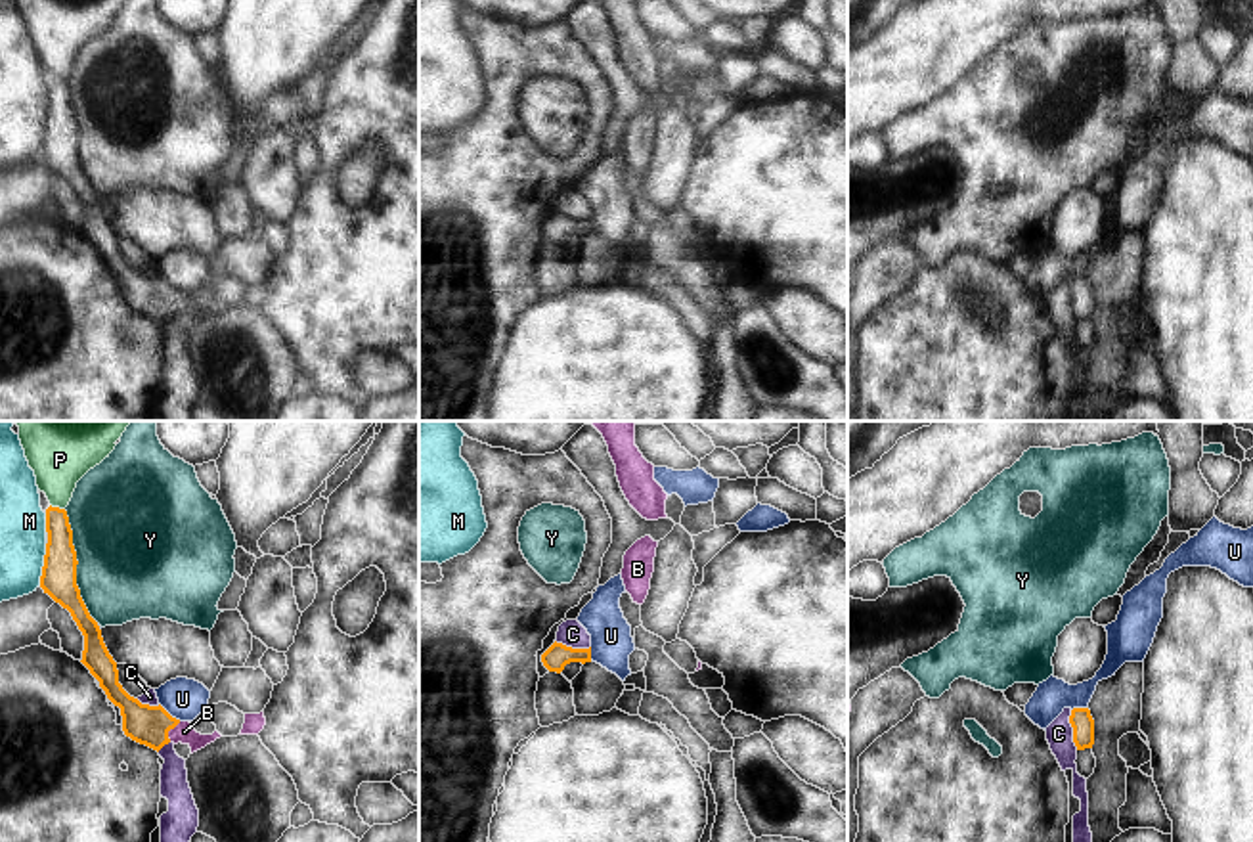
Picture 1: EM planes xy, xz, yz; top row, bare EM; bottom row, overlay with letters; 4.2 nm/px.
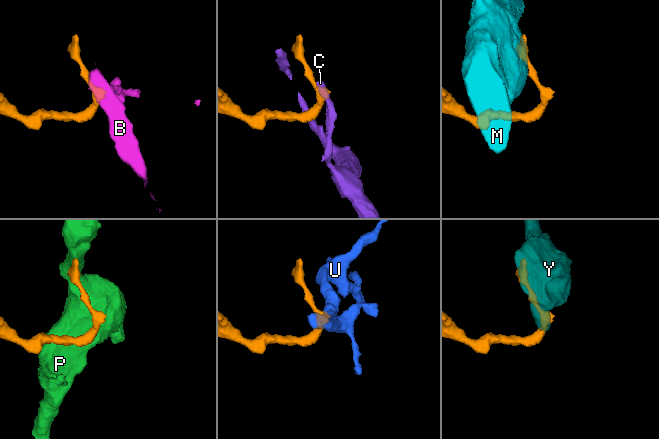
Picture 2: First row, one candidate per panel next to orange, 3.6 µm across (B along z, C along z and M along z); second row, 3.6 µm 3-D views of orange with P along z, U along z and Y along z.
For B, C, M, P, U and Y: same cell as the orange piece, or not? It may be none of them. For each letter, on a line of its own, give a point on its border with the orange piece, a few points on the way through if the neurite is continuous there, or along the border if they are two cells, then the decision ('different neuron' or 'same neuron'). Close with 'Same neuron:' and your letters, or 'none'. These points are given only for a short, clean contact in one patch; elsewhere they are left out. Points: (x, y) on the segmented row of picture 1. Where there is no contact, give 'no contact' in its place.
B: xy (169, 730) | across xy (150, 726), (169, 730), (184, 731) | same neuron
C: yz (1074, 730) | along yz (1070, 710), (1072, 741), (1077, 749) | different neuron
M: xy (44, 565) | along xy (46, 544), (39, 584) | different neuron
P: xy (58, 508) | along xy (50, 504), (64, 509) | different neuron
U: xy (169, 714) | along xy (159, 703), (180, 720) | different neuron
Y: xy (75, 567) | different neuron
Same neuron: B

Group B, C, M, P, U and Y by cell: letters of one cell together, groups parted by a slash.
B / C / M / P / U / Y

